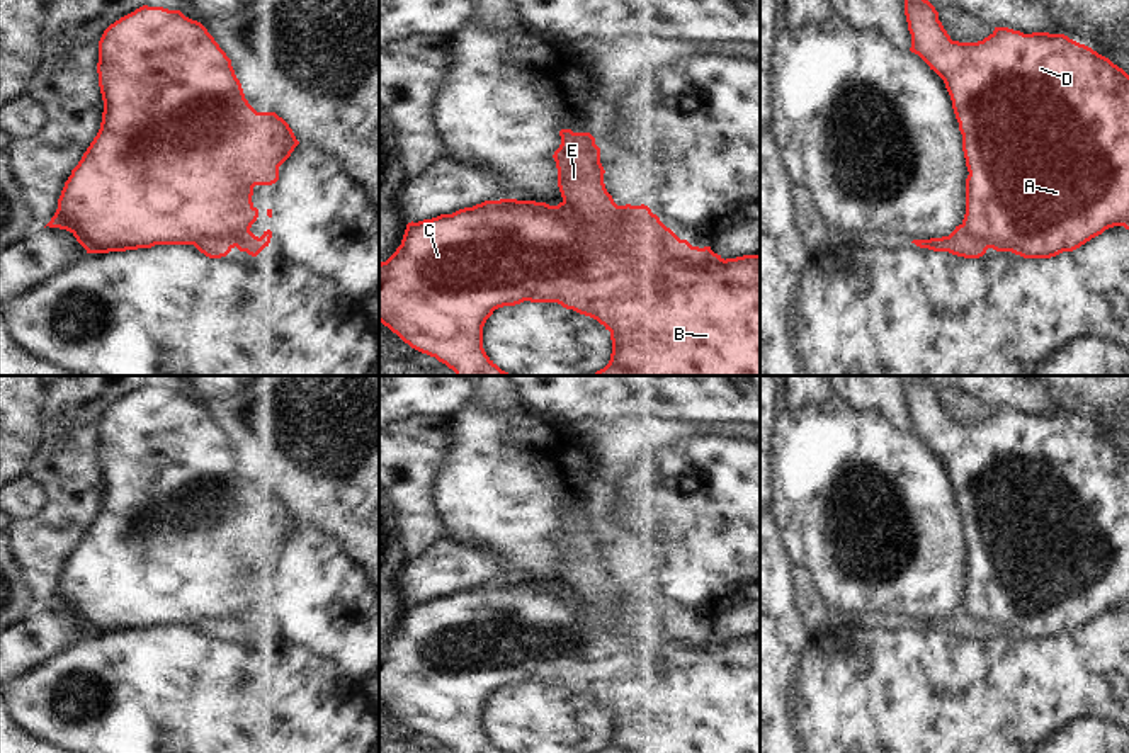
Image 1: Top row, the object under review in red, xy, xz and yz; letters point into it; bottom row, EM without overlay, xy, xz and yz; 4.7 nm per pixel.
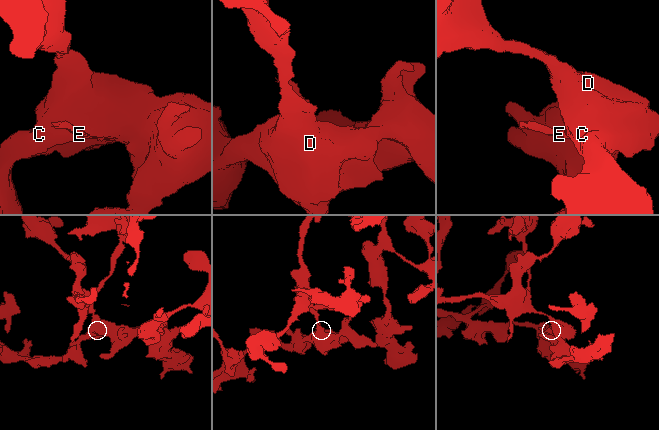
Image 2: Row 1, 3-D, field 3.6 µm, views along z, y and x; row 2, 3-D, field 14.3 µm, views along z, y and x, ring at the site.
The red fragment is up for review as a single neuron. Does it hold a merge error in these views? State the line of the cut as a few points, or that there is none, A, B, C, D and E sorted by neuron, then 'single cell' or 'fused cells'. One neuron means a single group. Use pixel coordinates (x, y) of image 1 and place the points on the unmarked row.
cut xz (563, 580), (590, 595), (597, 595), (602, 583), (612, 582); groups A B C D / E; fused cells

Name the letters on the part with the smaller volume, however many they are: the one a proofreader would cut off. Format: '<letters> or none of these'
E

